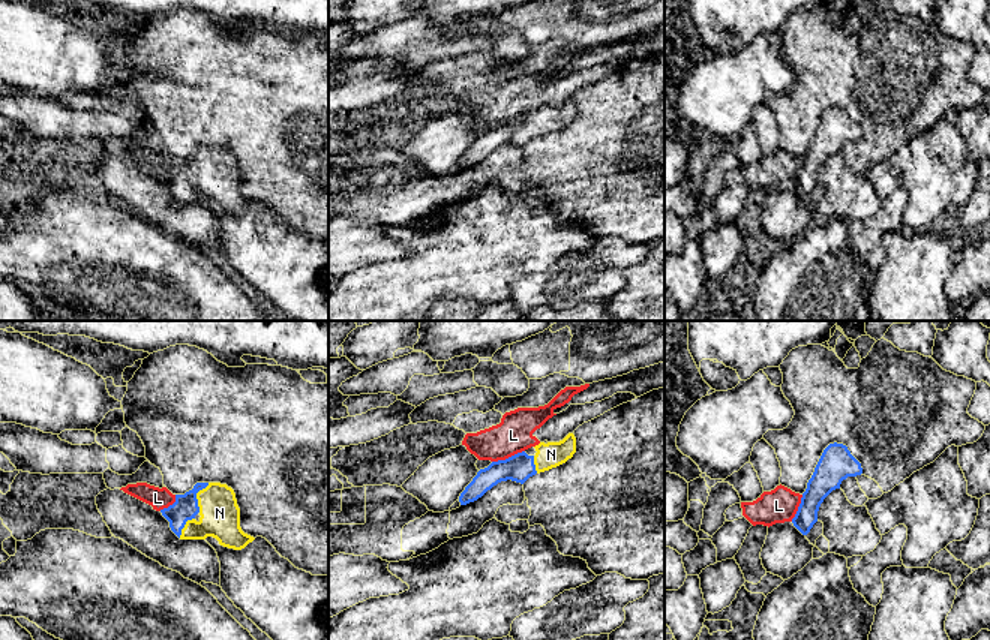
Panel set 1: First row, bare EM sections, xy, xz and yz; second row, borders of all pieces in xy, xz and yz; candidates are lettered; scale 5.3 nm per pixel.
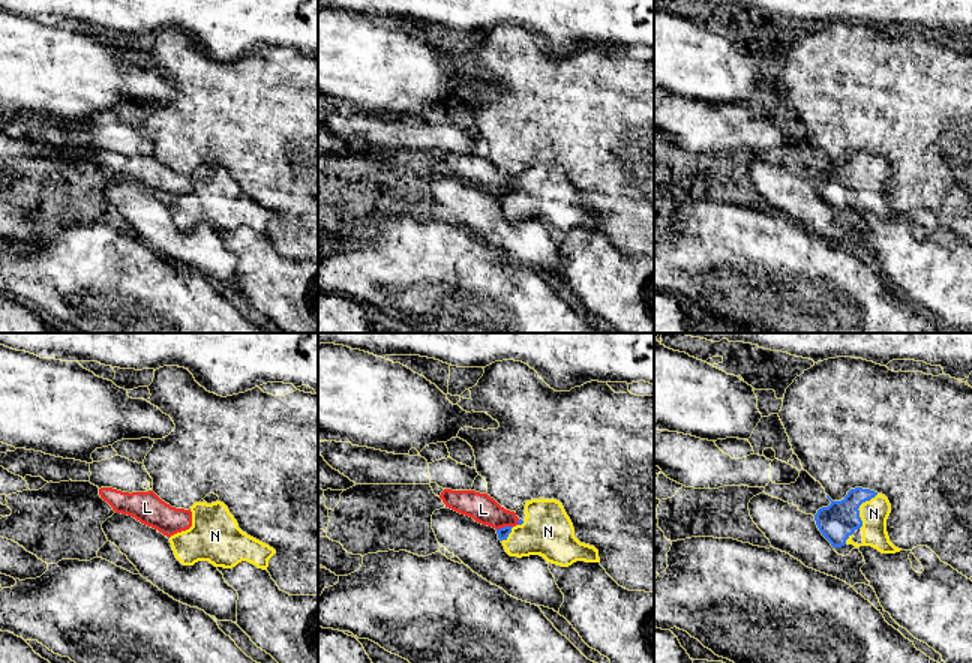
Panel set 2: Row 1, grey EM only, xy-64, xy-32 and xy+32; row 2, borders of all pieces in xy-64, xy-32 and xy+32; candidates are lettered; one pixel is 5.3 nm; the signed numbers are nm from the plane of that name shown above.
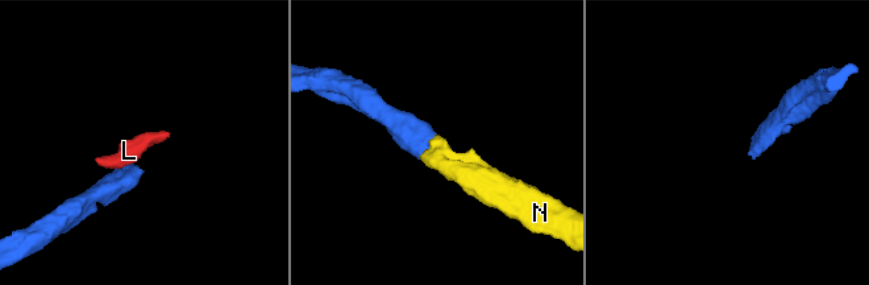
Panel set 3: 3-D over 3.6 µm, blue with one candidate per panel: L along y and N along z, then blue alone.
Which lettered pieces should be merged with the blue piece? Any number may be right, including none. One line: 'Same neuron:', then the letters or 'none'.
Same neuron: N

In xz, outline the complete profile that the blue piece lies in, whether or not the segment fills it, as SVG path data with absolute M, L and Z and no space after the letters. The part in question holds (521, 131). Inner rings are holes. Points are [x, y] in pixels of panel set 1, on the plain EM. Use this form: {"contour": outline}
{"contour": "M568 97L560 106L540 106L534 112L537 115L534 120L522 115L506 124L492 126L488 132L480 133L460 157L460 169L477 165L501 145L512 144L524 148L530 141L566 127L576 117L576 102L573 97Z"}

